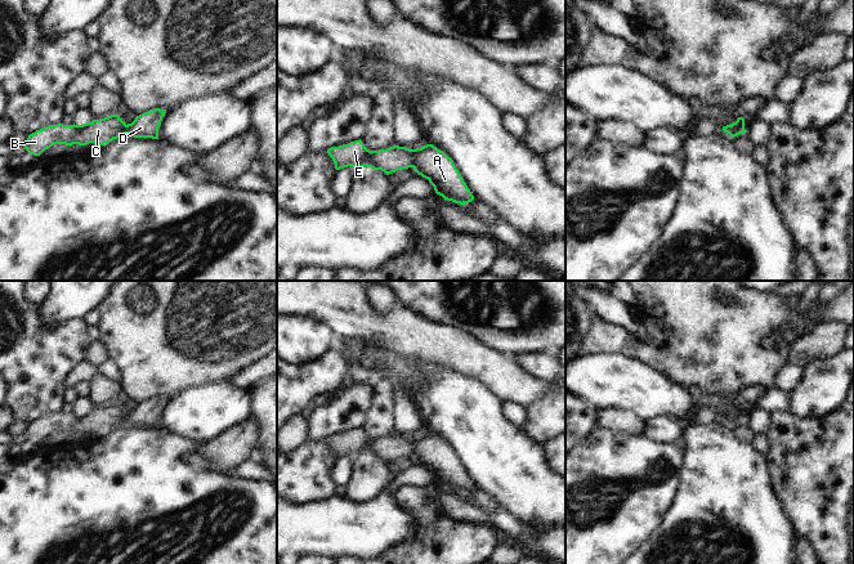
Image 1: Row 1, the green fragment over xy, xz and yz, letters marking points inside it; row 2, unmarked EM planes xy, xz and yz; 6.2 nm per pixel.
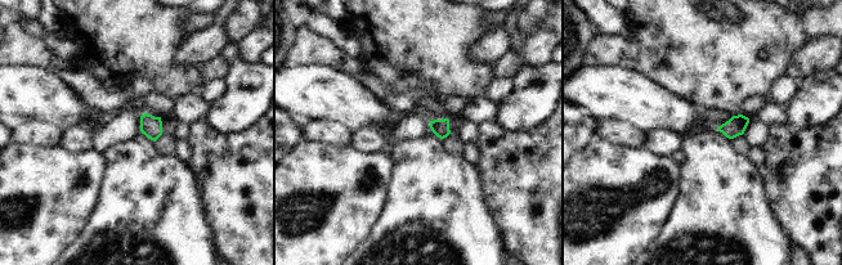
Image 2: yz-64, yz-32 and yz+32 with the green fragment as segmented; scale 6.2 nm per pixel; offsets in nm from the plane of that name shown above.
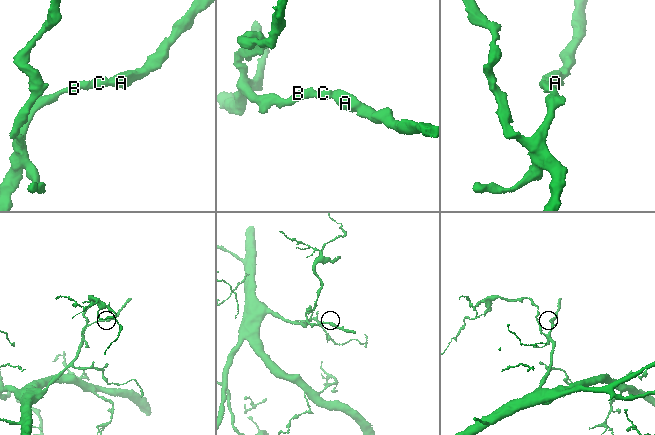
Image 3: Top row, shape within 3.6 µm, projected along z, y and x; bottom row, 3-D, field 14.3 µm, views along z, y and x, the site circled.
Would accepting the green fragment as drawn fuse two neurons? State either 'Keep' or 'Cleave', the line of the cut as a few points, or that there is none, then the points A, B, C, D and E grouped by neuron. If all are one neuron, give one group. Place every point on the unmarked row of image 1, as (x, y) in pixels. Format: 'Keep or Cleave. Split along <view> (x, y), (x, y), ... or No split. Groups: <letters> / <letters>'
Keep. No split. Groups: A B C D E.

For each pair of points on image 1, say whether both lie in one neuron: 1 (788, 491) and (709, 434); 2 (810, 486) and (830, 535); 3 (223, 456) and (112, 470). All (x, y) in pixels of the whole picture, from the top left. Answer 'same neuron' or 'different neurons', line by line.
1: different neurons
2: same neuron
3: different neurons

